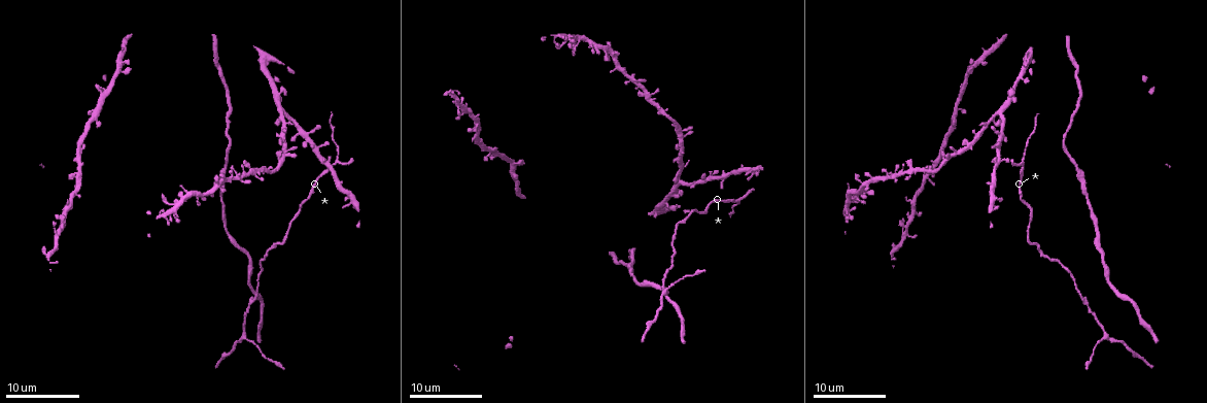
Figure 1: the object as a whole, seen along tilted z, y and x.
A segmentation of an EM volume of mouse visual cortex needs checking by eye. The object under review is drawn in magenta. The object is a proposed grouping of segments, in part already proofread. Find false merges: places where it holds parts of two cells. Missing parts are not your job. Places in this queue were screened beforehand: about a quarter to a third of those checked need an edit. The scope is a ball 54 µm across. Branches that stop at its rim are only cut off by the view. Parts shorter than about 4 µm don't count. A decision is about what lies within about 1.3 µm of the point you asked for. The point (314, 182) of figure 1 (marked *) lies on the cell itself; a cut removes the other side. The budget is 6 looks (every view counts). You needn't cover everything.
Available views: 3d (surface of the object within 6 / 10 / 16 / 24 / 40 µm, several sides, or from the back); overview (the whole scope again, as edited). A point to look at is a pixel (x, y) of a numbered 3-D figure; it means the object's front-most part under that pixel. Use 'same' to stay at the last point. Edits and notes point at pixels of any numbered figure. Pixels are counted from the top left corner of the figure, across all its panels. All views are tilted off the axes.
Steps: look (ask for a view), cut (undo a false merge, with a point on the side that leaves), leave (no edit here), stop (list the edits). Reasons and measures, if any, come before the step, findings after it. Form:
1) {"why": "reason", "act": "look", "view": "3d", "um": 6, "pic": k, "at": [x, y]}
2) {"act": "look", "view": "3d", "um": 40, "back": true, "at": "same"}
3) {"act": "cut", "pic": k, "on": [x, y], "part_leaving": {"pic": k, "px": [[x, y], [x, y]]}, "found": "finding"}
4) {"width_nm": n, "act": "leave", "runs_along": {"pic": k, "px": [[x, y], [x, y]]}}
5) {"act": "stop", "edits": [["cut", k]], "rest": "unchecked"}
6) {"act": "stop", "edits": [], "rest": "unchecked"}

{"why": "thick turns thin", "act": "look", "view": "3d", "um": 10, "pic": 1, "at": [248, 264]}

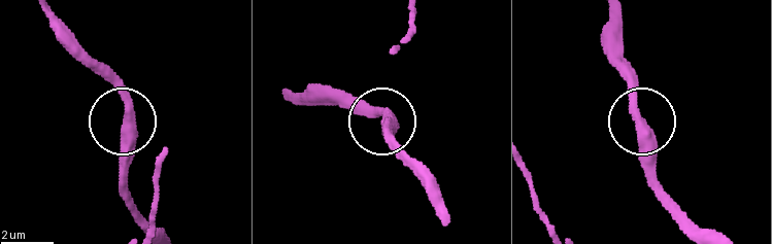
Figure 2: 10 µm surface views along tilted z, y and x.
{"act": "look", "view": "3d", "um": 6, "pic": 2, "at": [127, 120]}

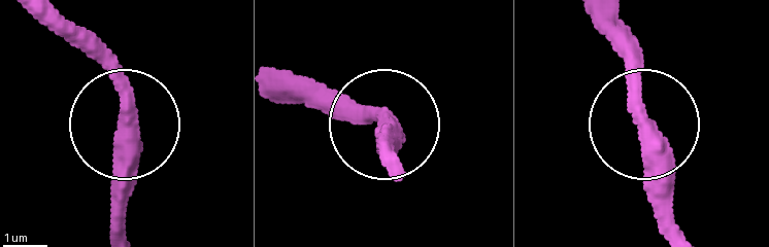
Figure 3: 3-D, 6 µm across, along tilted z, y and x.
{"act": "leave", "found": "continuous, no second cell"}

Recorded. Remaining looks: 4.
{"act": "look", "view": "3d", "um": 10, "pic": 1, "at": [1105, 337]}

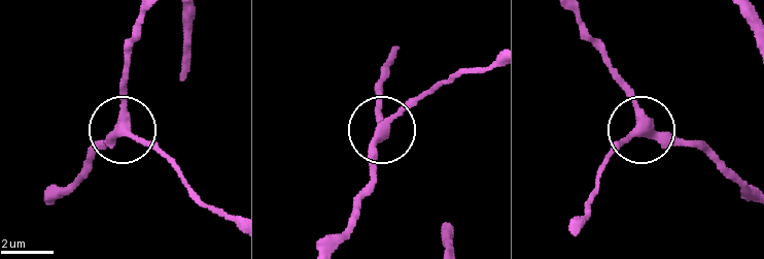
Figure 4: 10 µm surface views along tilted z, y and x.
{"act": "leave", "runs_along": {"pic": 4, "px": [[141, 21], [127, 61], [124, 120], [171, 165]]}, "found": "one cell here"}

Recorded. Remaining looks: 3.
{"why": "three arms meet", "act": "look", "view": "3d", "um": 10, "pic": 1, "at": [472, 119]}

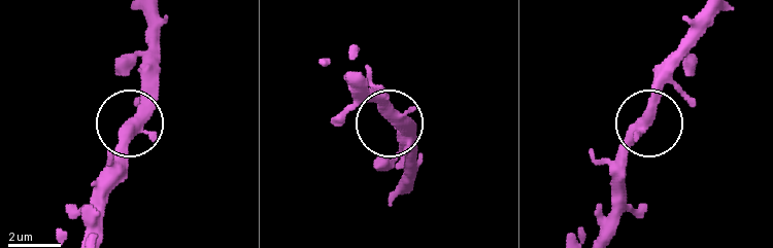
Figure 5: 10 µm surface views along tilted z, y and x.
{"arms": 3, "act": "leave", "found": "one cell here"}

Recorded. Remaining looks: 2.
{"act": "stop", "edits": [], "rest": "unchecked"}

